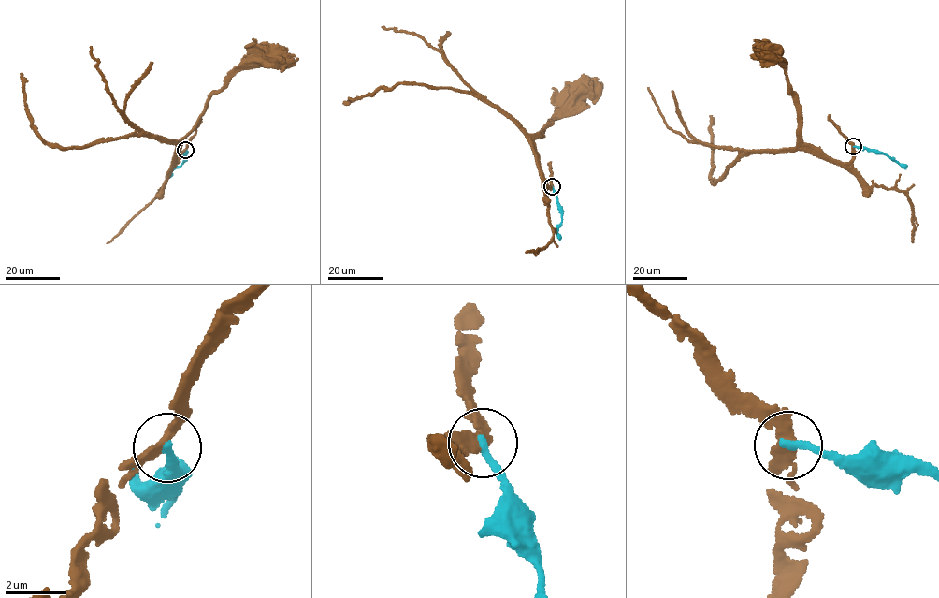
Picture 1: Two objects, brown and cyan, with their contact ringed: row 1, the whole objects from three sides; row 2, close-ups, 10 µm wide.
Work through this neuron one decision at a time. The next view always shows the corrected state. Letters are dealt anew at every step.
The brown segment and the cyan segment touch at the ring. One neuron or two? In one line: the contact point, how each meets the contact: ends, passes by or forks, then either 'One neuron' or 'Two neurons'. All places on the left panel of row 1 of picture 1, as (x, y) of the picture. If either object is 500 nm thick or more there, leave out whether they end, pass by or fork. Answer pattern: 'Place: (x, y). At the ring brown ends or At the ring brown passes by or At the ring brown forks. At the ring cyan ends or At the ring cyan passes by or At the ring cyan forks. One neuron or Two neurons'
Place: (185, 150). At the ring brown passes by. At the ring cyan ends. Two neurons

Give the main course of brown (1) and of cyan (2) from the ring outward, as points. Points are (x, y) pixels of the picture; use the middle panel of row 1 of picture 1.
1: (552, 187), (549, 188), (546, 182), (532, 138), (540, 135), (572, 102)
2: (552, 187), (562, 222), (556, 231), (559, 240)

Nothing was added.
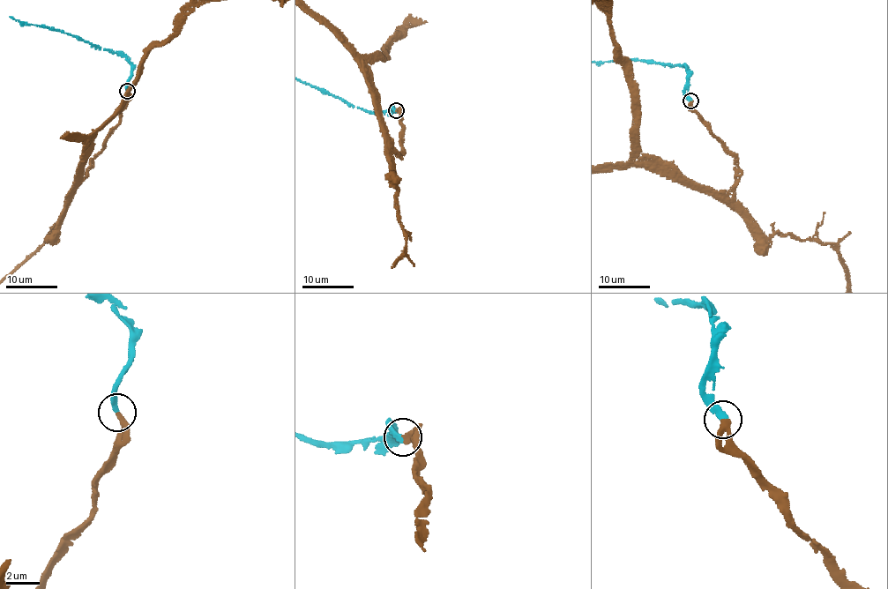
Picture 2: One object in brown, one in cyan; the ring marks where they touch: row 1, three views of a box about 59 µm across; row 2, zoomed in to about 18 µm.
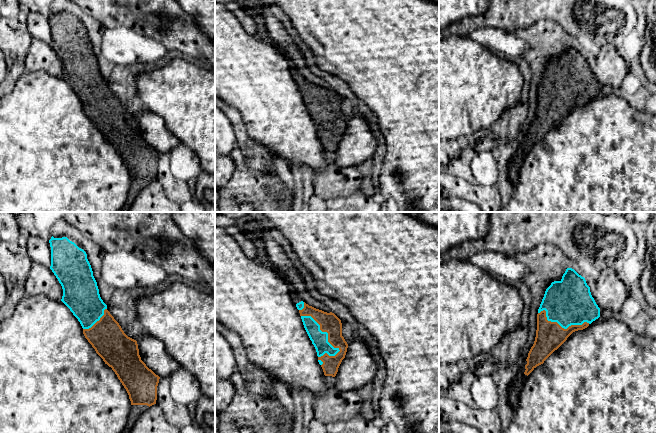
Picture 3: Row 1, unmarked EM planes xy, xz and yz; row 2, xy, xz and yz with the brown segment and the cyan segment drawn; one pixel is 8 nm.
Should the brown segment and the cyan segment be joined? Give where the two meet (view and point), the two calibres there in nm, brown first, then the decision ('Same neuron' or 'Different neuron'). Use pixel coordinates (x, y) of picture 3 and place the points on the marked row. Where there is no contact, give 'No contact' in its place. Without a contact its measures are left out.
Touches brown at xz (325, 331). Thickness 160 nm (brown) against 130 nm. Same neuron

